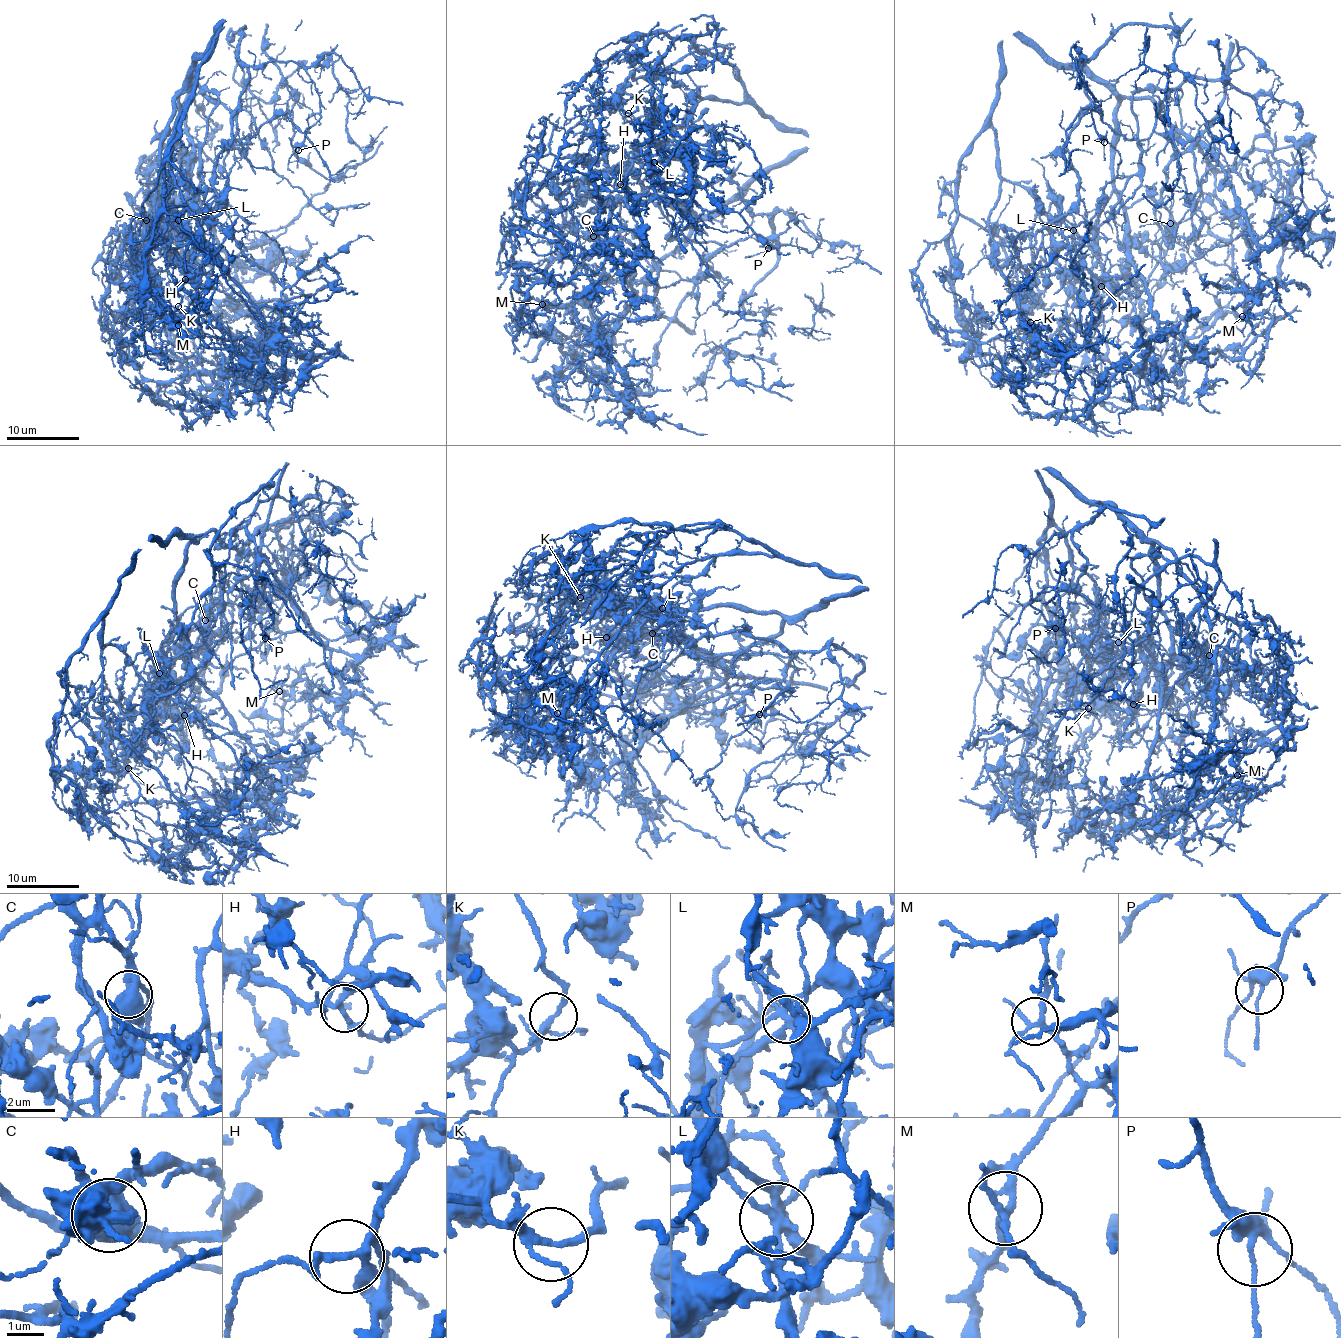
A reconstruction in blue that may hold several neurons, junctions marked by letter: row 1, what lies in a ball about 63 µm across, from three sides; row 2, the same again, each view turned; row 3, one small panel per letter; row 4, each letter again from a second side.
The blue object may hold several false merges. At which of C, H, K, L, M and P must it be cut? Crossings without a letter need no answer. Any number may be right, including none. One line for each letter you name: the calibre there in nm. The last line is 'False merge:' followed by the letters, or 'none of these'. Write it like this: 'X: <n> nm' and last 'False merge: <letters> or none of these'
C: 480 nm
K: 180 nm
L: 280 nm
False merge: C, K, L

